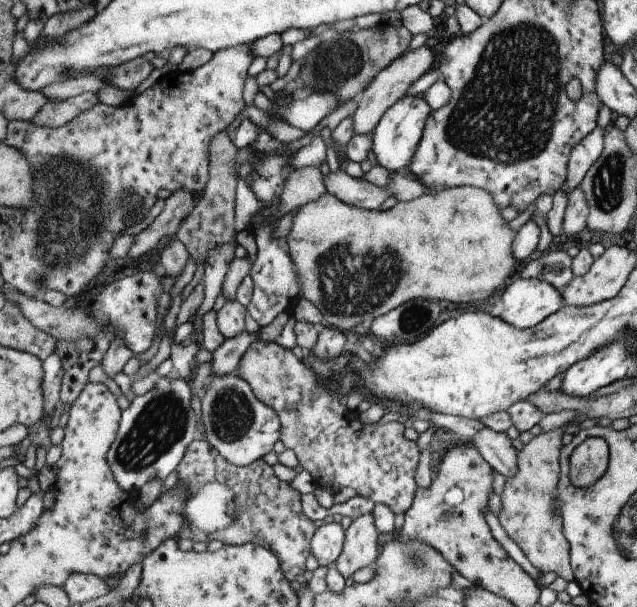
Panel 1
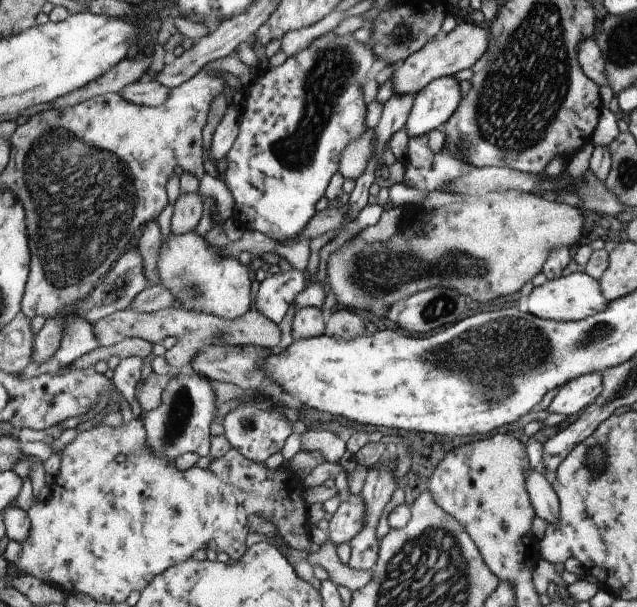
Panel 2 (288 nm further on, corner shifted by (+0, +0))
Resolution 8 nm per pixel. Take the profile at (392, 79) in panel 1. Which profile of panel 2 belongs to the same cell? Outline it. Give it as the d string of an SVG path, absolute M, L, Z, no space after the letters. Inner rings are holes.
M459 20L459 24L449 34L435 38L433 42L429 42L427 46L417 50L413 56L409 56L409 58L405 58L403 62L397 64L395 74L391 78L393 92L397 96L417 94L419 90L423 90L429 82L437 80L437 78L453 76L455 72L459 72L463 68L471 68L485 54L487 46L489 46L489 38L491 38L491 30L487 28L487 24L477 26L477 24Z

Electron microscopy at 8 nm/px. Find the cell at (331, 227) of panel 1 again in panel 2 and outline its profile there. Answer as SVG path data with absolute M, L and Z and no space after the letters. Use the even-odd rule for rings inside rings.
M509 190L509 192L501 192L501 194L485 194L485 196L477 196L477 198L465 198L463 202L453 202L453 204L447 204L447 206L439 206L439 208L431 208L425 218L423 218L423 230L425 234L421 238L415 238L415 236L405 236L399 228L399 234L395 238L391 238L389 242L377 242L373 244L371 240L365 240L365 236L357 236L355 242L347 242L341 250L333 252L329 256L329 264L327 264L327 286L329 290L333 288L333 292L337 294L339 302L349 306L349 310L357 310L357 312L365 312L369 310L371 314L375 316L383 316L387 312L387 308L391 308L397 300L407 300L409 296L417 294L417 292L423 292L423 290L429 290L429 288L437 288L437 286L447 286L447 288L455 288L459 290L463 296L469 296L471 300L479 300L479 302L487 302L487 300L493 300L493 298L499 298L499 296L509 296L509 294L515 294L517 290L521 290L521 286L531 280L535 274L541 272L541 268L545 266L545 260L549 258L549 254L557 248L569 248L577 242L585 242L589 236L583 230L583 216L579 212L579 208L571 206L571 204L563 204L563 202L557 202L555 198L551 196L539 196L539 194L523 194L523 192L515 192L515 190Z

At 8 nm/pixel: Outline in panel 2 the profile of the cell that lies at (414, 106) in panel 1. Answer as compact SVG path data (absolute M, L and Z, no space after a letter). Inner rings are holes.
M453 76L429 82L417 92L403 130L407 130L409 138L427 136L431 130L439 130L453 116L461 98L461 82Z

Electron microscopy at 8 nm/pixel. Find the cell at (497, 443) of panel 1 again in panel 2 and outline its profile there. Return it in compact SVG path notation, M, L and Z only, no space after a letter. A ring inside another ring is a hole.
M529 470L527 480L525 480L525 490L527 490L531 506L535 510L535 518L555 526L559 522L559 498L557 498L553 486L547 484L543 474Z

